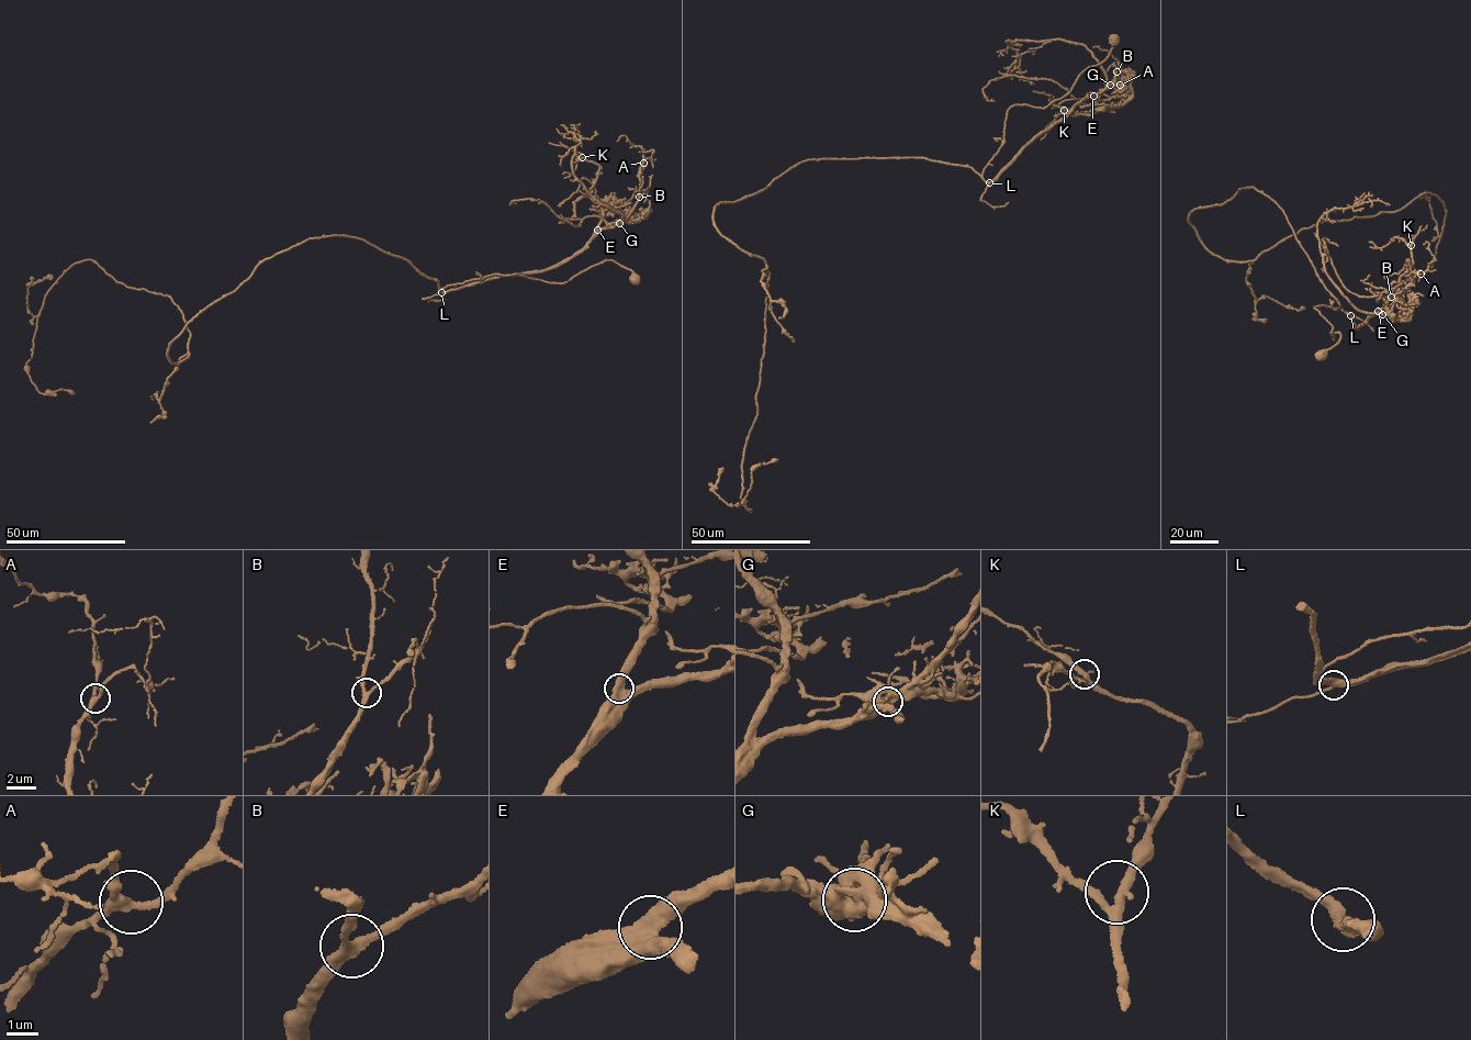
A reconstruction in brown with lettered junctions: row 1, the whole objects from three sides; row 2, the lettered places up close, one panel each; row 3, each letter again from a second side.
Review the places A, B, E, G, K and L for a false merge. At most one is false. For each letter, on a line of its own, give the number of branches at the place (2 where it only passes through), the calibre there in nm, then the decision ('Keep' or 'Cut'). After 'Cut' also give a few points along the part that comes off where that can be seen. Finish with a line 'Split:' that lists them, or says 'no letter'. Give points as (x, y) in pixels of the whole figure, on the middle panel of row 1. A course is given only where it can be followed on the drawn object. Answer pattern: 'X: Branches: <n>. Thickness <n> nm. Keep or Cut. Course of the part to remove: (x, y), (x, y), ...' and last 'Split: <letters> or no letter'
A: Branches: 3. Thickness 280 nm. Keep
B: Branches: 3. Thickness 280 nm. Keep
E: Branches: 3. Thickness 460 nm. Keep
G: Branches: 3. Thickness 460 nm. Cut. Course of the part to remove: (1110, 85), (1127, 87), (1132, 96), (1115, 107), (1089, 114), (1074, 115), (1071, 110), (1053, 105)
K: Branches: 3. Thickness 280 nm. Keep
L: Branches: 3. Thickness 300 nm. Keep
Split: G

